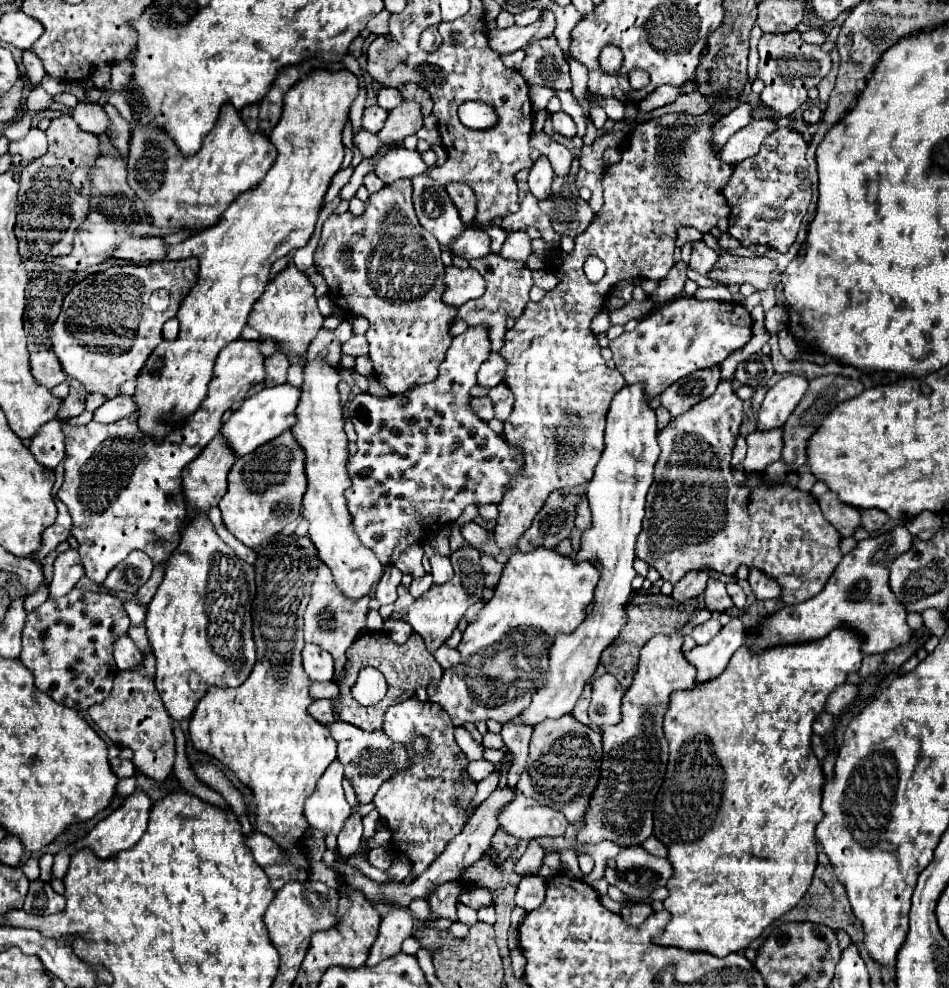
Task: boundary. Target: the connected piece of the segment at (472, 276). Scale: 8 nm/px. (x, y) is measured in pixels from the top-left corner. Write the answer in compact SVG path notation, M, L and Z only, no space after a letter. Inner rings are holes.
M447 267L445 271L445 293L443 299L451 307L459 309L463 303L471 299L479 299L485 293L485 281L477 271L469 269L457 269L457 267Z

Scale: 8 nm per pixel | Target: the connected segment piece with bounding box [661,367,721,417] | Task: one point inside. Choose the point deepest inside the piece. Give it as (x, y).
(687, 392)

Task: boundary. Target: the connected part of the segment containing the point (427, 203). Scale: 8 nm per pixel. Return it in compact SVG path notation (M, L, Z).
M427 173L413 179L413 203L419 223L431 231L443 247L465 231L457 207L453 205L445 187L441 187Z

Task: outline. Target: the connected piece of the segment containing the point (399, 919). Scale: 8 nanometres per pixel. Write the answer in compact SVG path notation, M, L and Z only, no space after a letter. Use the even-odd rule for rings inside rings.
M393 907L381 921L379 935L369 951L367 965L377 965L401 951L401 943L413 935L413 917L403 907Z

